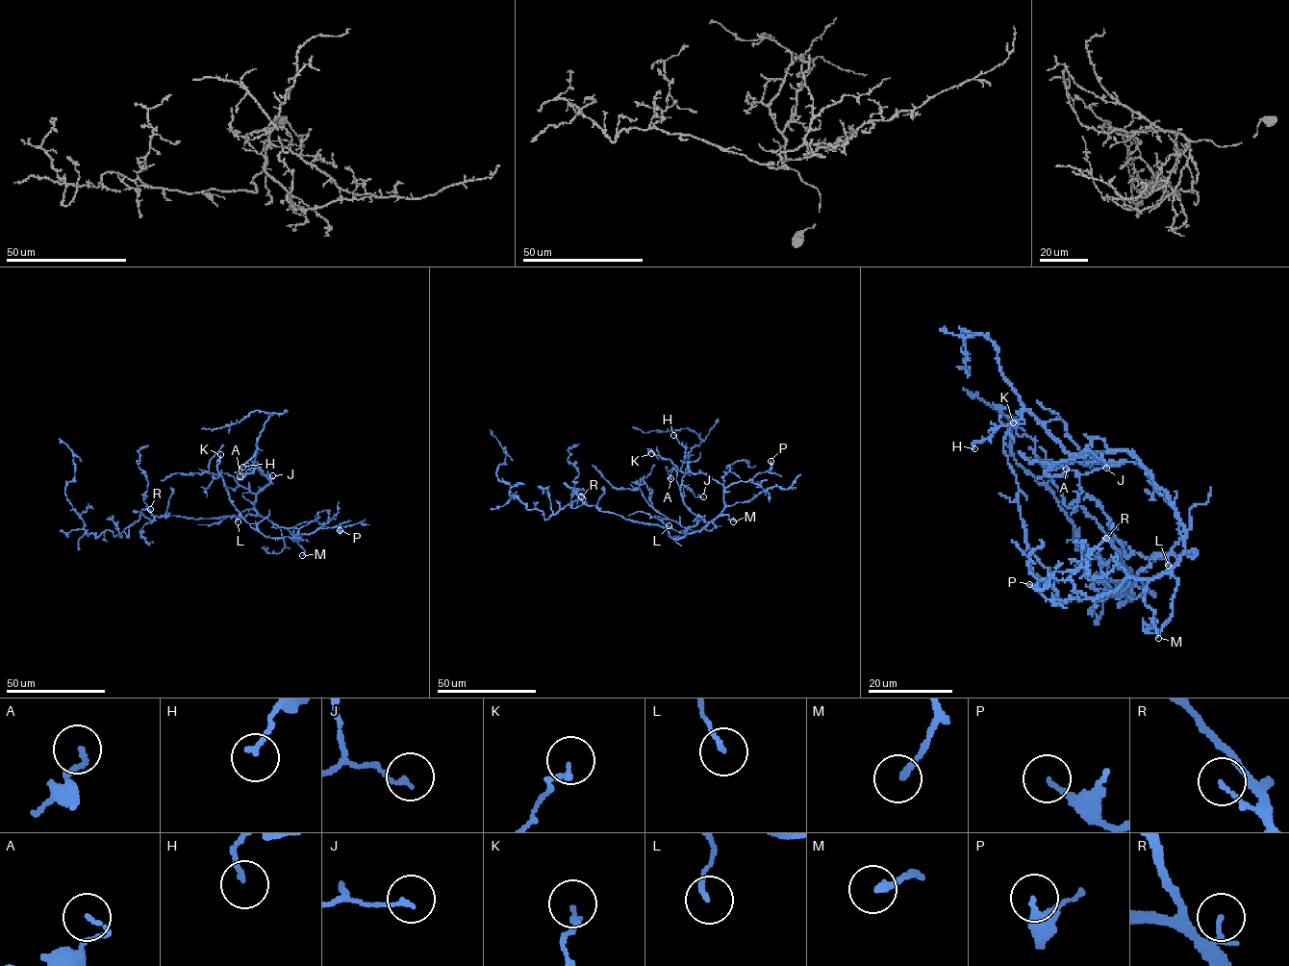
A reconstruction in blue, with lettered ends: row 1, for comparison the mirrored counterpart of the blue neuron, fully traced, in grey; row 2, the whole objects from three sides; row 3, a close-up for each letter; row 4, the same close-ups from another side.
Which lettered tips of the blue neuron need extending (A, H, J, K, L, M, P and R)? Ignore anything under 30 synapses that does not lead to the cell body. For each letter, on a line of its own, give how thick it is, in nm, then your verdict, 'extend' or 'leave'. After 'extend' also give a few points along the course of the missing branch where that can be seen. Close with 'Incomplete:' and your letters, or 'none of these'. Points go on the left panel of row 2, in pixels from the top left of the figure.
A: 110 nm | leave
H: 140 nm | leave
J: 140 nm | leave
K: 130 nm | leave
L: 130 nm | leave
M: 200 nm | leave
P: 180 nm | leave
R: 140 nm | leave
Incomplete: none of these

